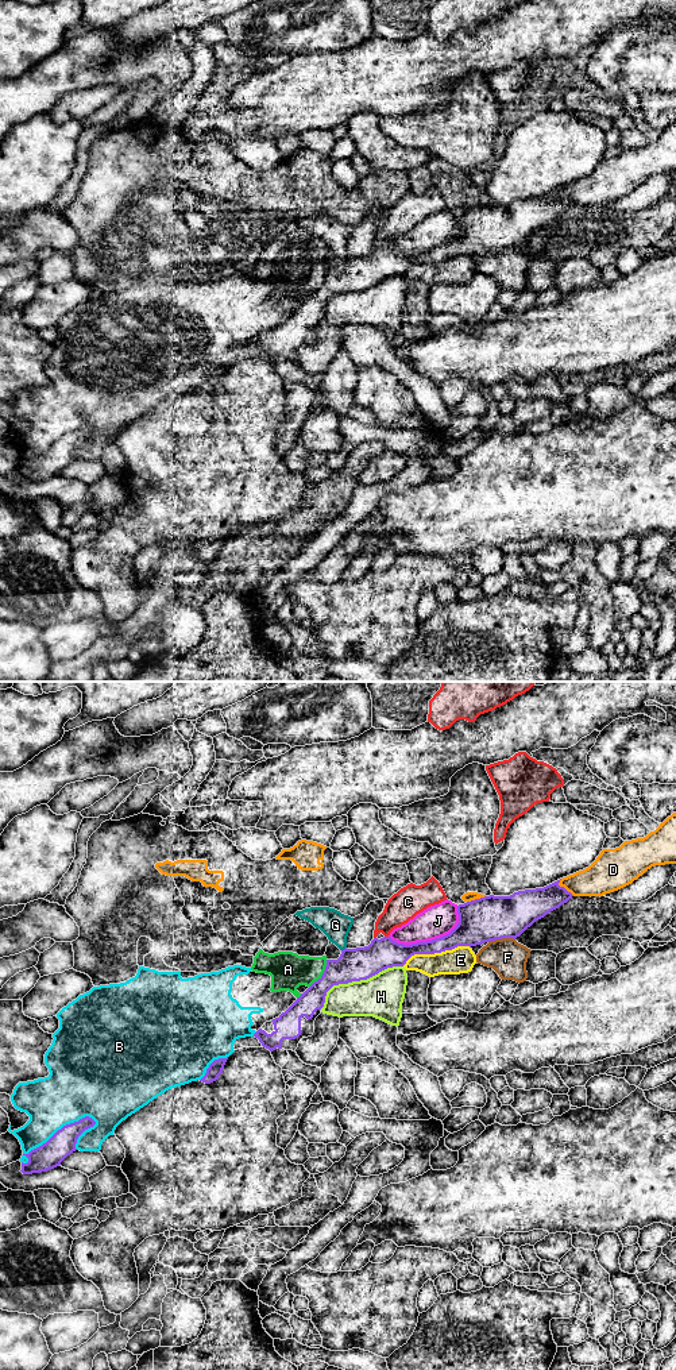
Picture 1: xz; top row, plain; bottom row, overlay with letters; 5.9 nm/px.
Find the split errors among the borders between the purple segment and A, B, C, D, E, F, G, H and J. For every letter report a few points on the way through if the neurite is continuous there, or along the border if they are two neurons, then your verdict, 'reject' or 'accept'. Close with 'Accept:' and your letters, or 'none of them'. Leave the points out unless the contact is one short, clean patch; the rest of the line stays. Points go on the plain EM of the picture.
A: reject
B: reject
C: reject
D: reject
E: reject
F: border along xz (514, 247), (495, 247), (489, 251); reject
G: border along xz (346, 255), (342, 259); reject
H: reject
J: reject
Accept: none of them

